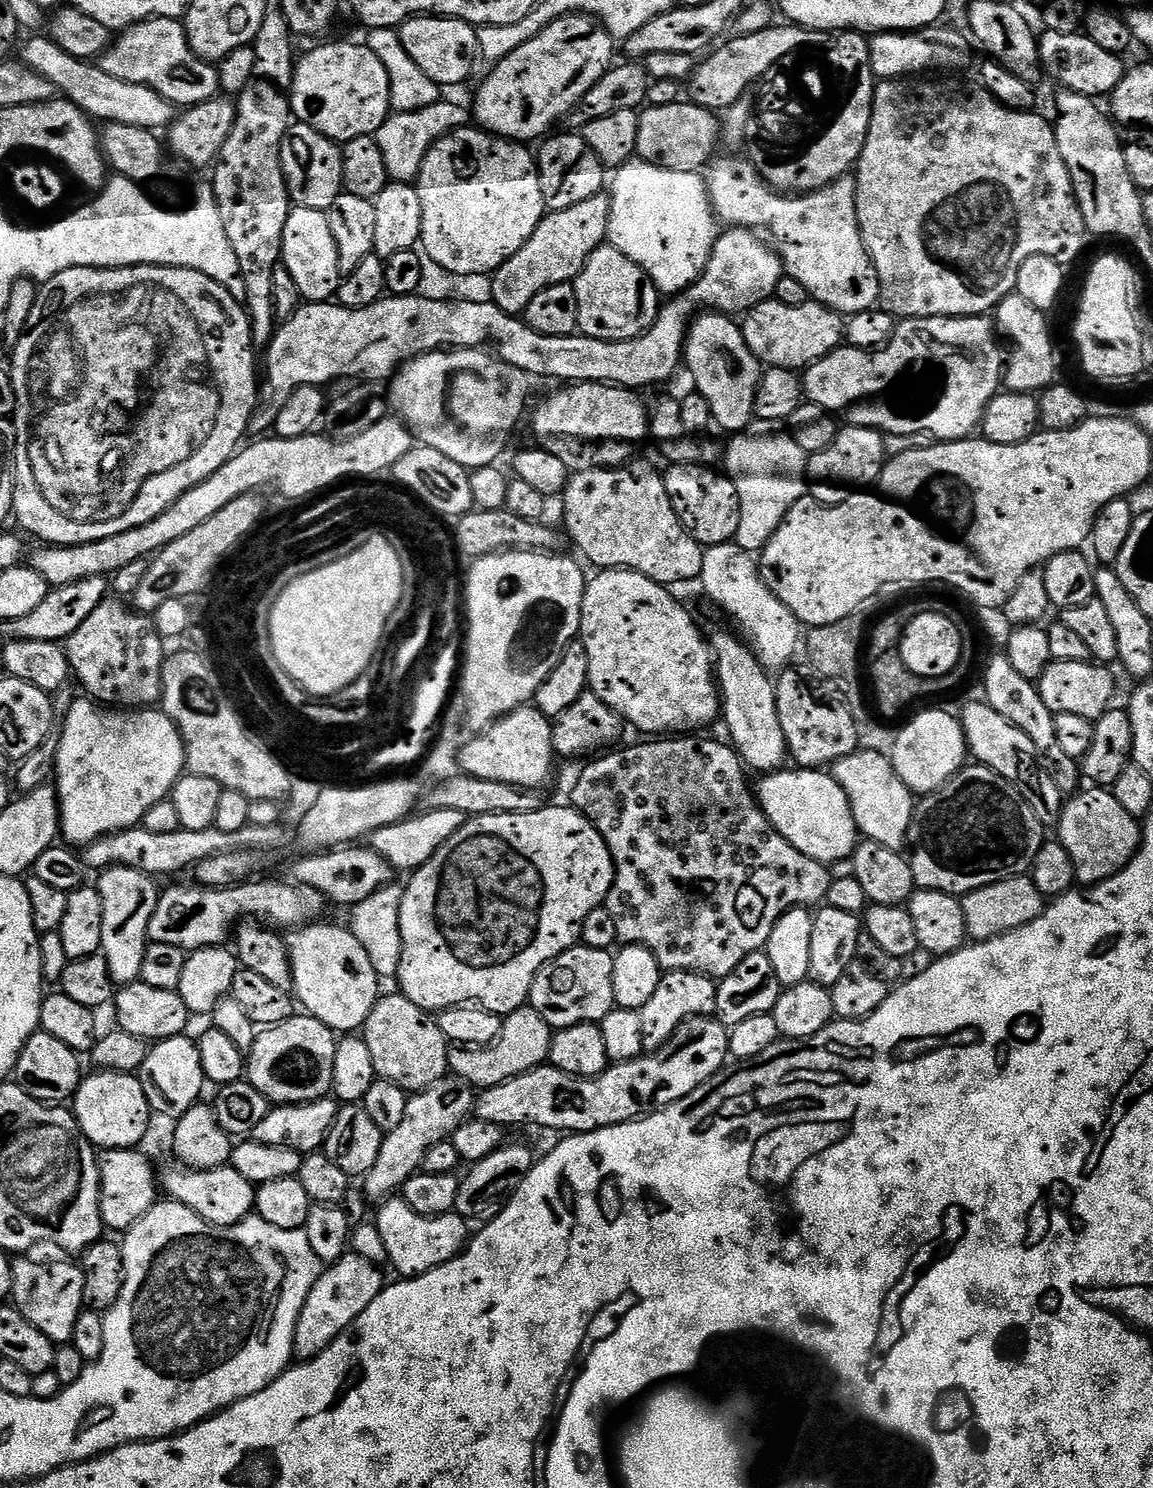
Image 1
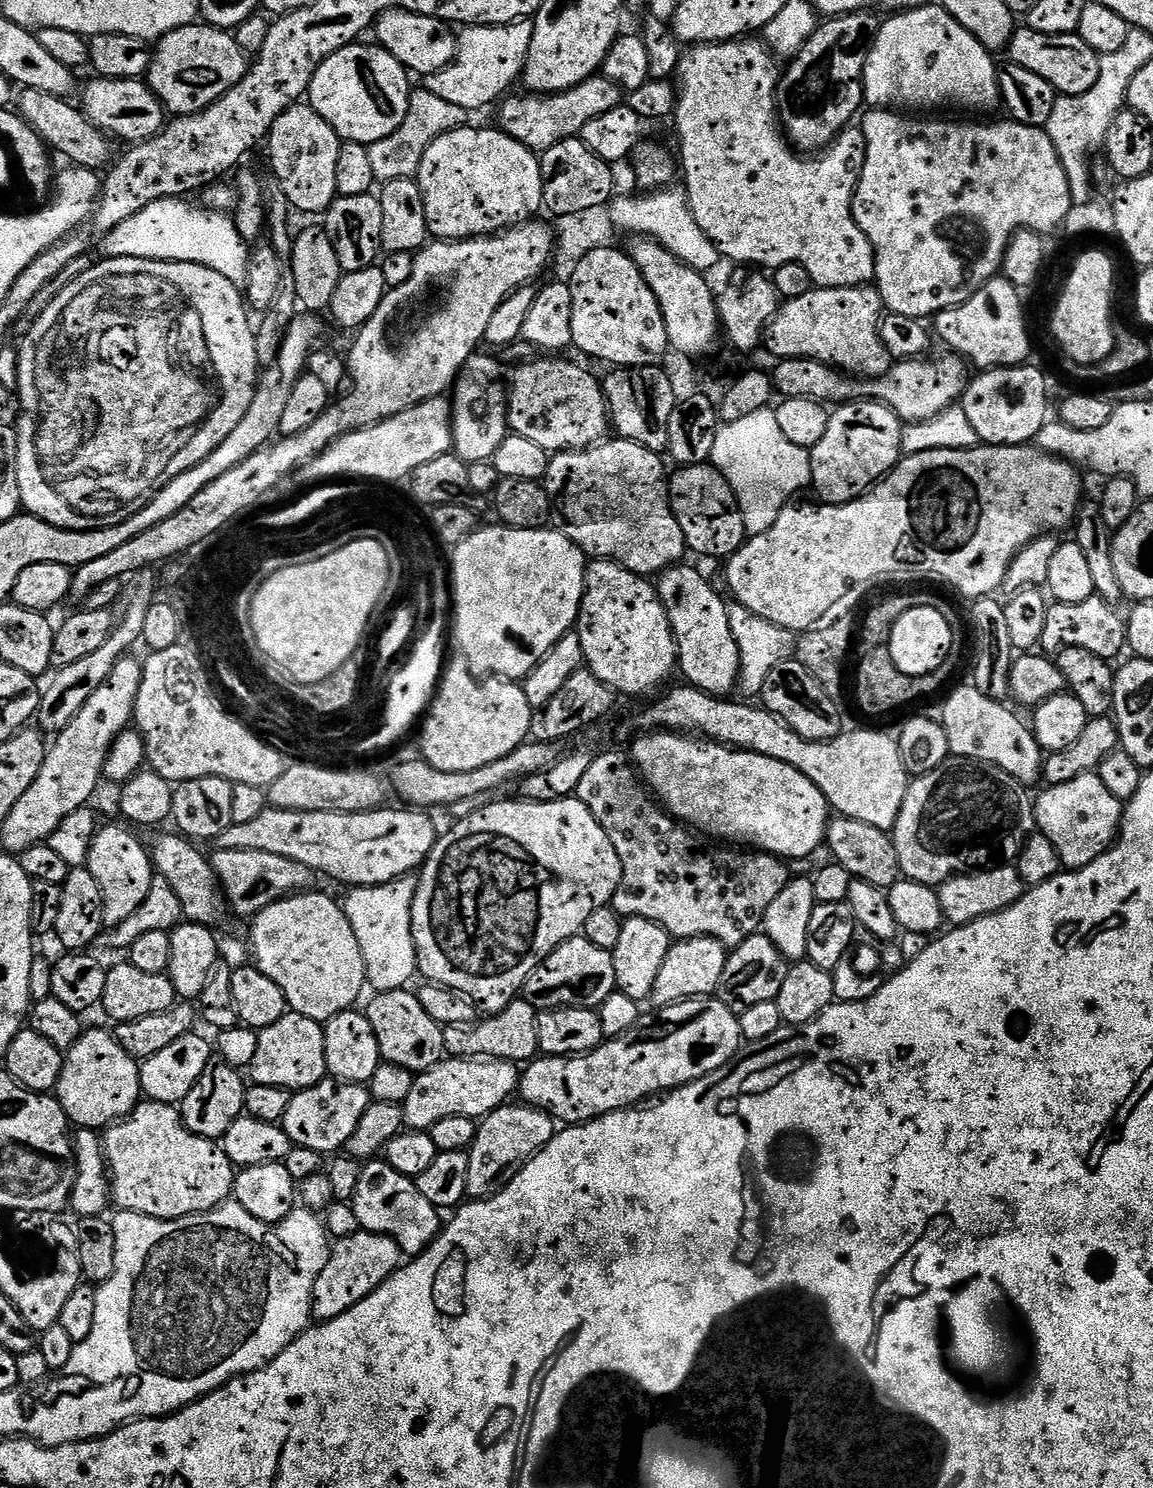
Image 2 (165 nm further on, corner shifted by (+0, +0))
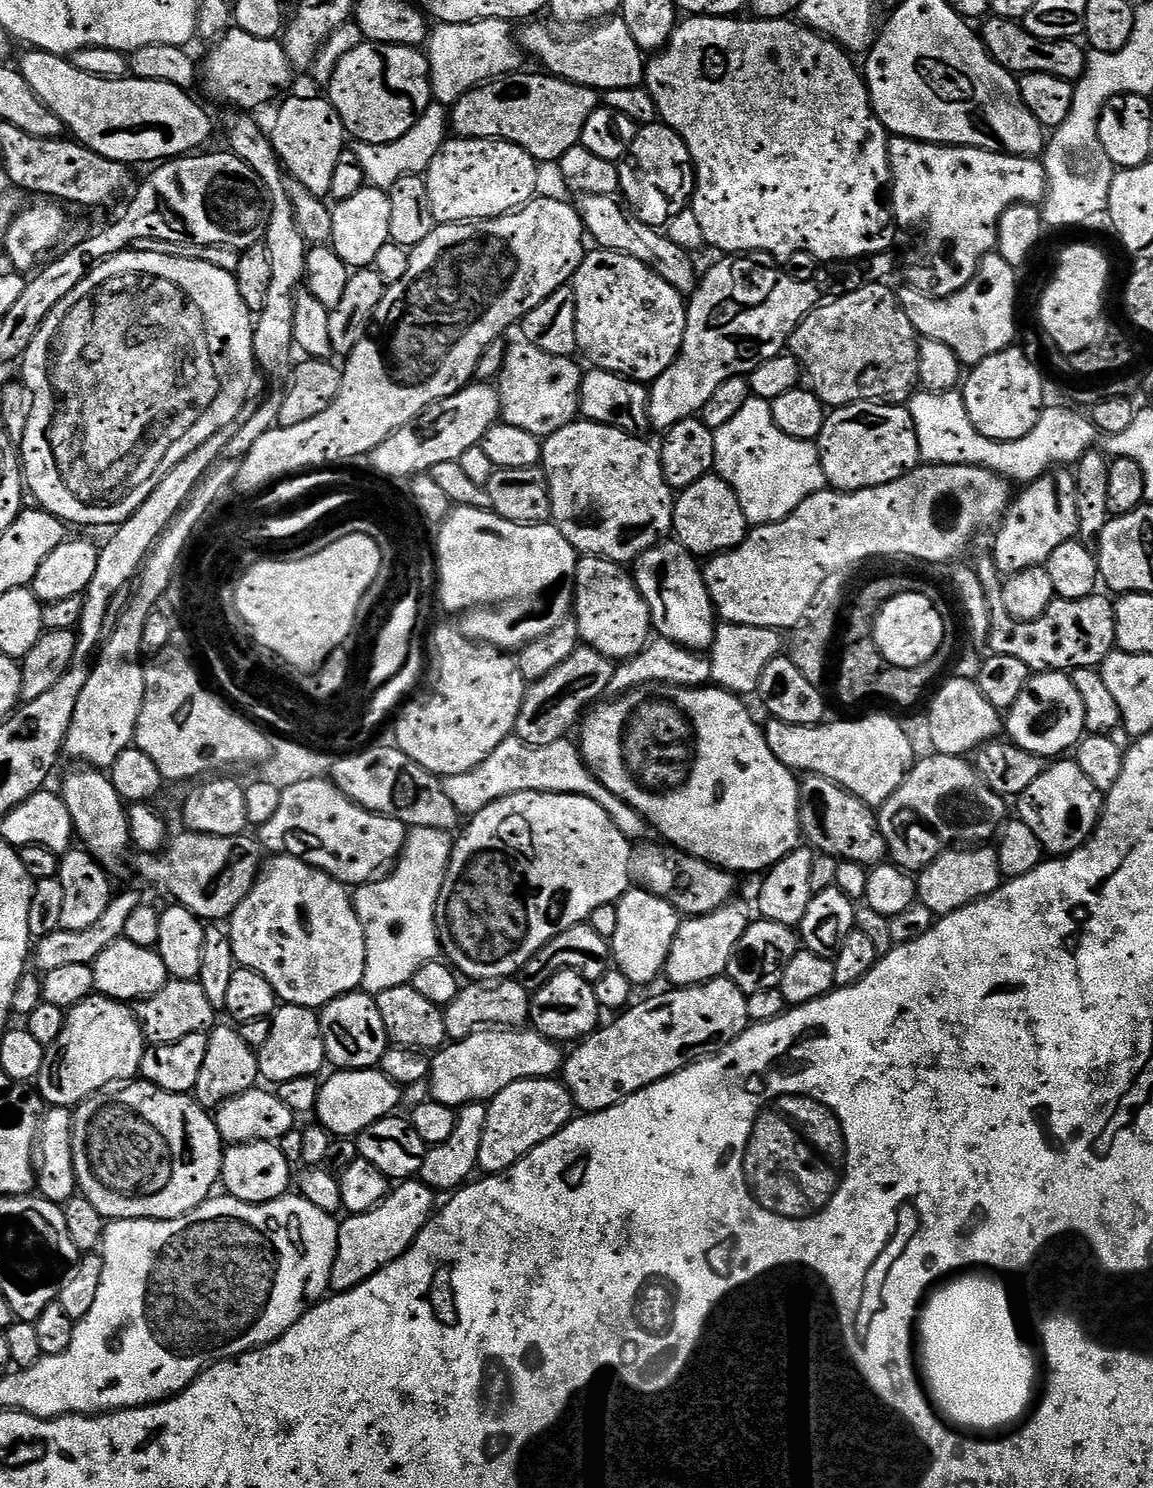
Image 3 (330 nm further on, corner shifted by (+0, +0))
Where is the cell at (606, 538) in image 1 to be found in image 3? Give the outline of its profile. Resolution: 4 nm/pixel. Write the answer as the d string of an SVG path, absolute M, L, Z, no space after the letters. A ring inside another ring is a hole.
M583 418L543 441L542 467L550 486L551 523L577 553L603 556L628 566L672 532L674 493L662 474L659 447L648 442Z

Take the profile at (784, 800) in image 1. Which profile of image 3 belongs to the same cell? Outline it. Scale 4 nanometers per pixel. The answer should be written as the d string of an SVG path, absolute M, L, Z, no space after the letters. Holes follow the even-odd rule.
M653 684L647 688L631 688L626 695L617 696L607 702L609 704L597 703L583 717L578 728L580 756L596 780L602 782L602 786L606 786L606 790L610 790L610 794L622 798L622 802L626 802L634 810L638 810L638 814L642 814L642 818L648 821L655 831L657 828L665 836L663 839L671 847L678 848L682 852L689 852L691 856L697 856L699 860L715 864L717 868L733 874L741 874L740 872L763 873L774 867L782 858L786 858L786 854L801 847L800 780L793 769L782 766L782 762L778 762L778 758L774 758L764 737L764 728L756 725L751 710L743 704L745 701L739 695L717 686L672 688L668 684Z

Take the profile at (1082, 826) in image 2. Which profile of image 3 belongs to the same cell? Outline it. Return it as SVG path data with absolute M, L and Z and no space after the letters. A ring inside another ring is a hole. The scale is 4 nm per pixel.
M1060 758L1049 763L1037 781L1022 790L1022 794L1015 801L1014 812L1018 819L1030 826L1030 830L1034 830L1034 835L1037 836L1038 842L1042 842L1045 853L1059 858L1069 856L1092 838L1096 825L1100 822L1100 814L1104 811L1105 799L1105 793L1100 792L1098 786L1094 786L1094 782L1086 778L1086 774L1082 774L1082 766L1078 766L1075 759Z

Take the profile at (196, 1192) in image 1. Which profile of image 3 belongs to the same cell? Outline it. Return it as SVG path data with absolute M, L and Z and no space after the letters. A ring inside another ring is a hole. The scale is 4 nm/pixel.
M143 1078L125 1083L123 1086L113 1087L111 1090L95 1092L93 1096L76 1105L72 1113L72 1153L74 1154L76 1183L83 1196L90 1198L94 1210L98 1210L98 1214L102 1214L108 1222L113 1220L173 1220L190 1214L190 1210L194 1210L213 1195L212 1187L215 1184L217 1187L221 1183L220 1167L225 1147L224 1141L218 1134L218 1126L213 1113L209 1109L196 1103L191 1095L182 1092L164 1092Z

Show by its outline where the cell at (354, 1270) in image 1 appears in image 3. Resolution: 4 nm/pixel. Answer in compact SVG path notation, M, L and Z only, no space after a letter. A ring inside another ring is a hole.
M413 1178L397 1183L376 1208L371 1208L368 1212L345 1215L345 1220L339 1221L338 1250L334 1266L330 1270L329 1289L333 1293L349 1292L351 1288L366 1282L374 1274L378 1274L378 1270L398 1259L432 1219L437 1207L436 1200L437 1193L418 1178Z

